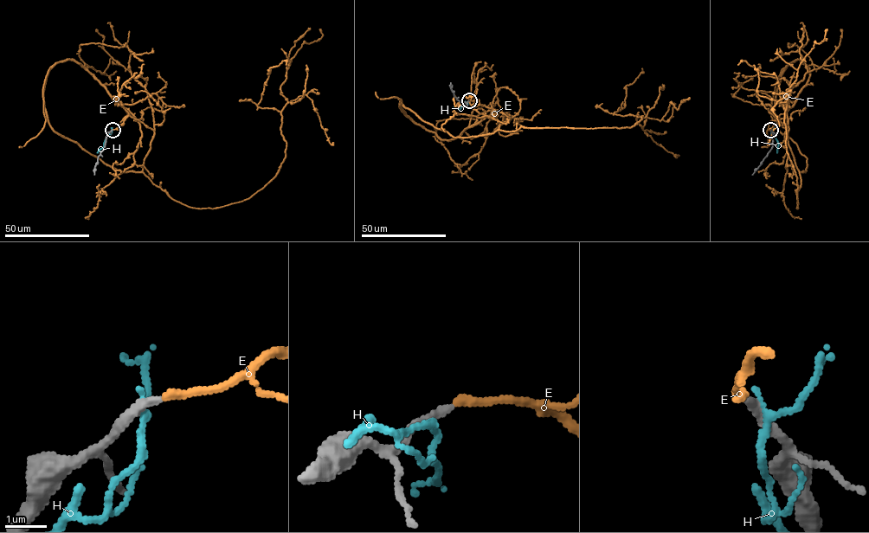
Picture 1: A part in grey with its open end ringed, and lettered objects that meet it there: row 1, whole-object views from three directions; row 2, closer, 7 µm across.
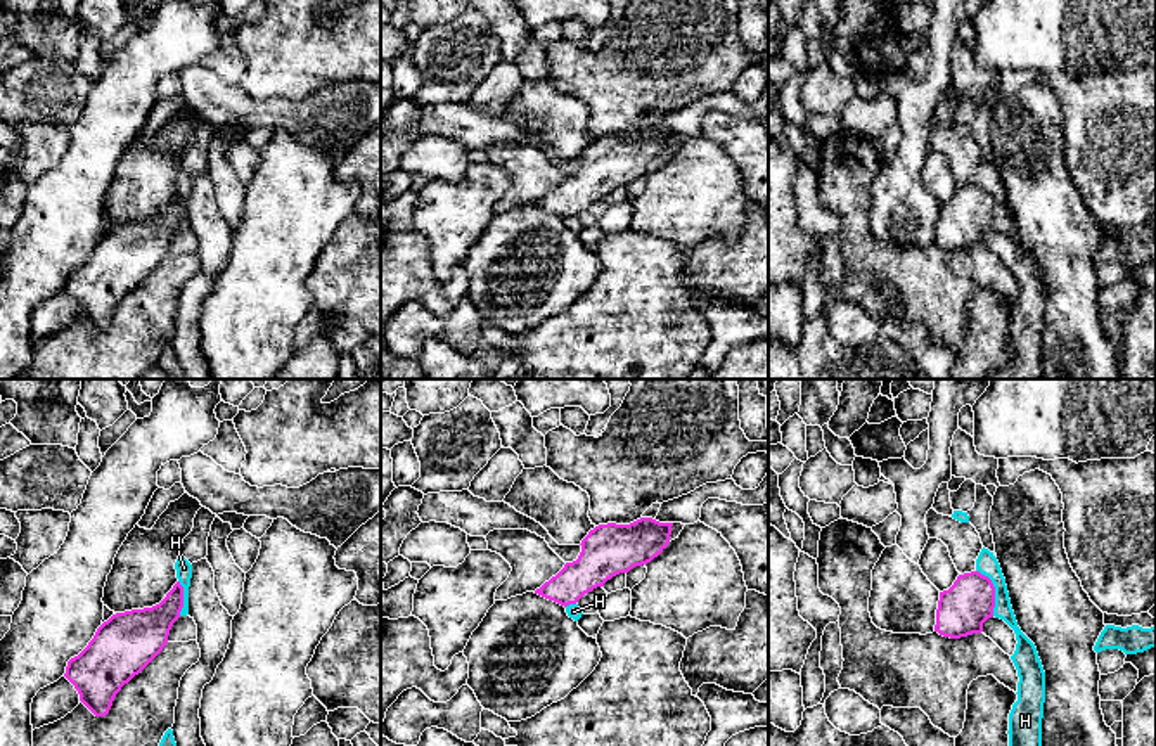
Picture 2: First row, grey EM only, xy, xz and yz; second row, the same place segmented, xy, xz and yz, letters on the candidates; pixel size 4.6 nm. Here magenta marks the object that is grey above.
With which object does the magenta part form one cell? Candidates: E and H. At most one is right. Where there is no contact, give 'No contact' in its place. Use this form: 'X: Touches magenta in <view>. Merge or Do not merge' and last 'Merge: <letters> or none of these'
E: No contact. Merge
H: Touches magenta in yz. Do not merge
Merge: E

